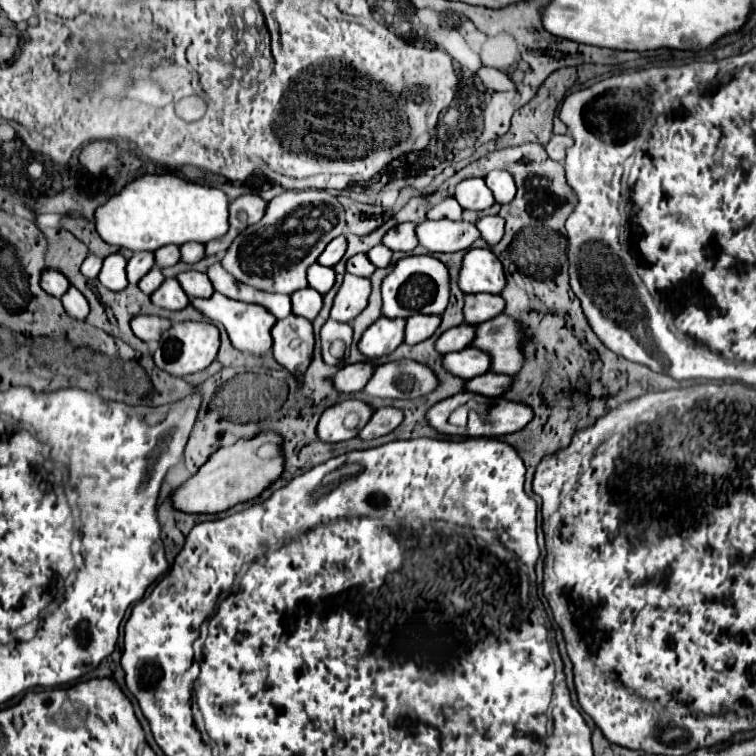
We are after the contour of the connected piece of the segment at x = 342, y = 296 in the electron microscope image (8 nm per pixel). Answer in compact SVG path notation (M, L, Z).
M345 273L345 281L343 281L339 293L335 295L331 319L343 321L343 323L353 321L367 307L369 295L371 295L371 281L369 279Z

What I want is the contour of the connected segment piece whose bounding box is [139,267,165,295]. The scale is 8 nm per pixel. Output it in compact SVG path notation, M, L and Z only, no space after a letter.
M153 267L141 281L139 281L139 289L143 291L143 293L153 293L161 283L163 283L163 273L161 273L161 269L159 267Z

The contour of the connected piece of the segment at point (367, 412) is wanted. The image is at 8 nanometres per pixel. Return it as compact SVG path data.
M347 399L337 405L331 405L321 415L321 421L317 427L317 435L321 437L321 441L337 443L337 441L345 441L345 439L351 439L357 435L357 429L349 431L343 427L343 419L349 411L357 411L361 415L361 425L365 425L373 415L373 407L369 407L367 403L357 401L357 399Z

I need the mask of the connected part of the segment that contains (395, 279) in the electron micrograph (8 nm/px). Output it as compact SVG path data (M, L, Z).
M409 255L397 261L393 271L383 279L383 315L385 317L411 317L413 313L441 315L449 303L449 271L431 255Z

